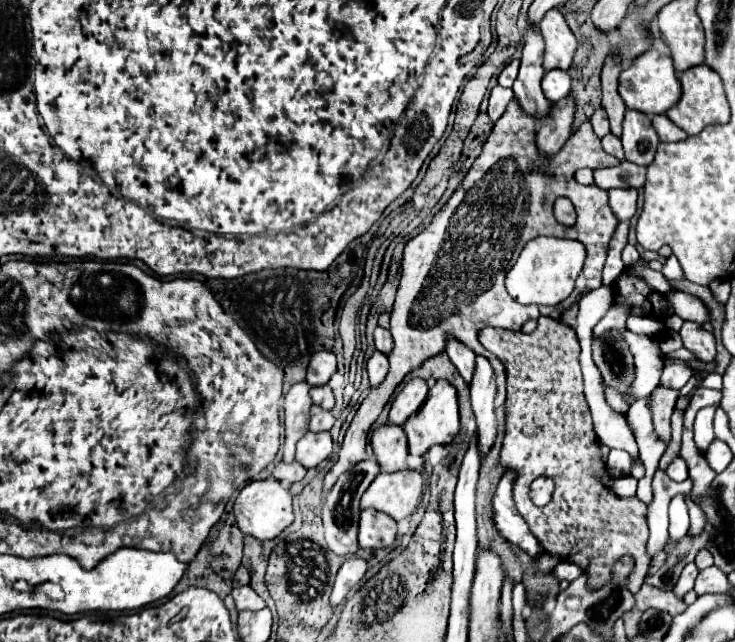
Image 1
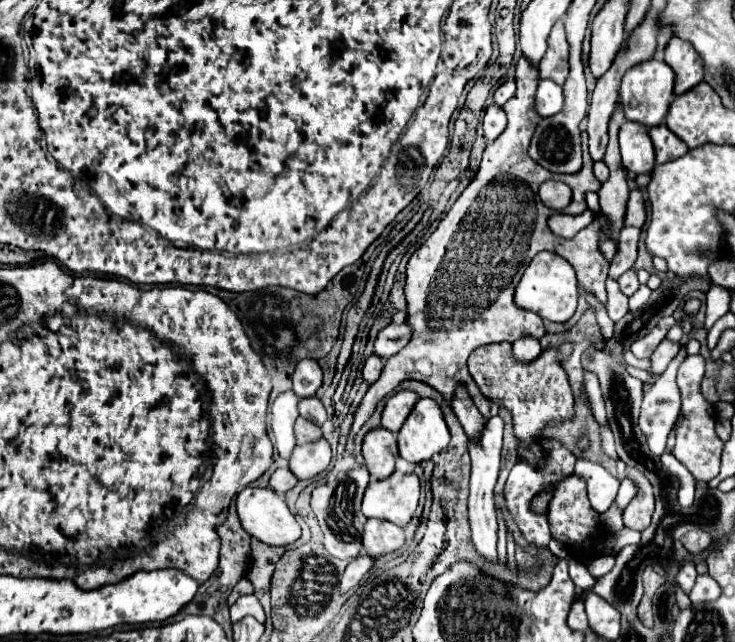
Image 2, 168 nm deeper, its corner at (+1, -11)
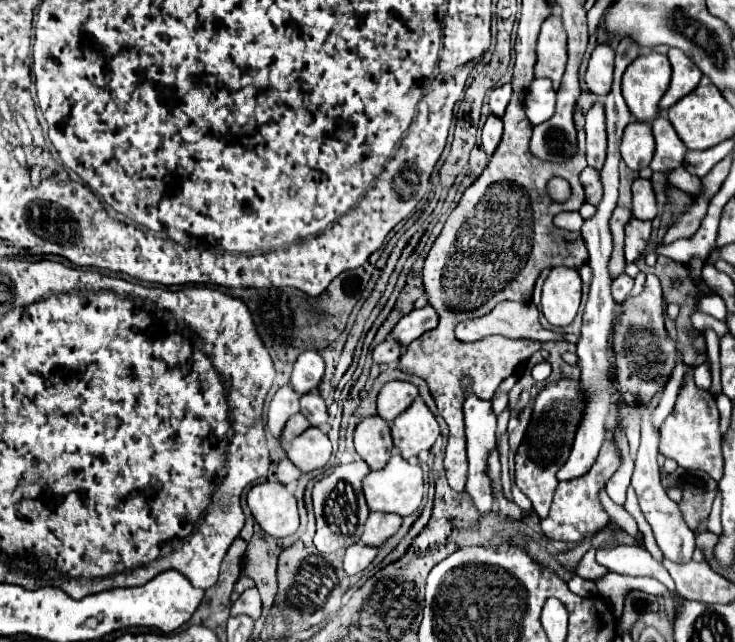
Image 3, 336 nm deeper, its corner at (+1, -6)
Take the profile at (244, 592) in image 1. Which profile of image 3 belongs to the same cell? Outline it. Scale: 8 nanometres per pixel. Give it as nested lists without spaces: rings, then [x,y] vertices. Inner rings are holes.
[[[257,588],[245,590],[237,602],[233,602],[231,606],[231,616],[239,616],[239,614],[249,614],[253,620],[259,620],[261,616],[261,598]]]

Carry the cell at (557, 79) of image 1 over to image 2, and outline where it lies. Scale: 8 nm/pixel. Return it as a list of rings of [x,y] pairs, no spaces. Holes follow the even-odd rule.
[[[551,79],[539,81],[537,95],[535,95],[535,111],[541,117],[551,117],[563,107],[563,91],[557,83],[551,83]]]

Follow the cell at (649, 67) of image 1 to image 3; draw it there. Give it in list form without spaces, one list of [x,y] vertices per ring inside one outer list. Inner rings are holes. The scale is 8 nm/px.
[[[641,54],[627,66],[623,74],[623,98],[637,120],[651,122],[659,116],[659,102],[669,88],[669,80],[671,64],[663,54]]]

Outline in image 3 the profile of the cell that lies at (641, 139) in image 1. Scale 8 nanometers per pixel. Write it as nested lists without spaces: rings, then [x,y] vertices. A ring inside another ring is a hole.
[[[631,122],[623,132],[621,156],[631,170],[647,168],[655,150],[655,140],[651,134],[651,124]]]

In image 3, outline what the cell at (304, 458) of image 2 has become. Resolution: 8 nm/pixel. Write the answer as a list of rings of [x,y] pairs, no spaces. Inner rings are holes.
[[[311,426],[291,442],[287,456],[301,472],[313,472],[327,464],[331,456],[331,442],[321,428]]]

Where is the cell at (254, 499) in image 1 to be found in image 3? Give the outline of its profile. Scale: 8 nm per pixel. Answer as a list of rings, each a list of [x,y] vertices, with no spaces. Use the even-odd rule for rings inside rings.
[[[261,482],[247,492],[247,506],[263,532],[285,538],[297,532],[299,514],[295,496],[279,482]]]

